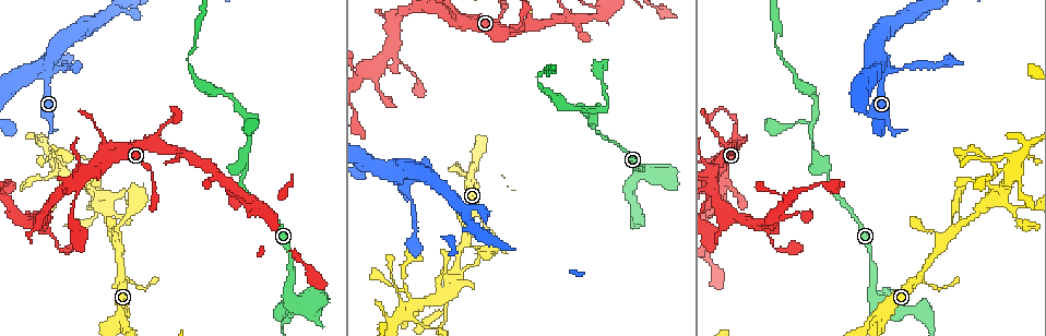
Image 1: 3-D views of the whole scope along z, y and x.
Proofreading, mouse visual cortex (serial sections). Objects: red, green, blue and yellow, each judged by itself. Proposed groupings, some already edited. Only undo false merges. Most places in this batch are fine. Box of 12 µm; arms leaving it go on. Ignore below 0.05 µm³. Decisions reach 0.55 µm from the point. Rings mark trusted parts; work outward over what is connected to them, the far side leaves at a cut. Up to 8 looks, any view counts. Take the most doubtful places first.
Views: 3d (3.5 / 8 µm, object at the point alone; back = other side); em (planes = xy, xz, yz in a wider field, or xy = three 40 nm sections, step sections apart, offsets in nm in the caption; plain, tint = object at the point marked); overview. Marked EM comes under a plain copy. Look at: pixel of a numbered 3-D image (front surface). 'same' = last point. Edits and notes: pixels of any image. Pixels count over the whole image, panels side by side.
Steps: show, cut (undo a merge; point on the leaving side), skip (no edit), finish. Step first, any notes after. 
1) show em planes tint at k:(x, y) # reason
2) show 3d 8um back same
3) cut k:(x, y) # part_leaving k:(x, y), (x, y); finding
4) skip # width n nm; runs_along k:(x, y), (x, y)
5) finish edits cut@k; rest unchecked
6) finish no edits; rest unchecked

show 3d 3.5um at 1:(241, 173)

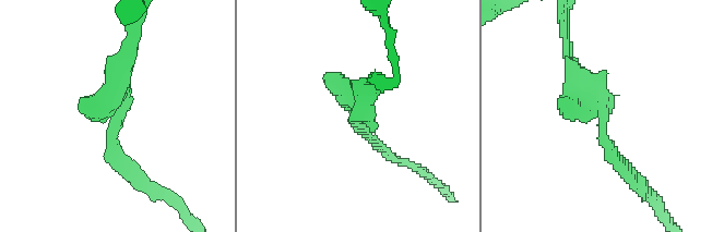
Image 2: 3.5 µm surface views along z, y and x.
show em xy step 3 tint at 2:(117, 111) # now the EM

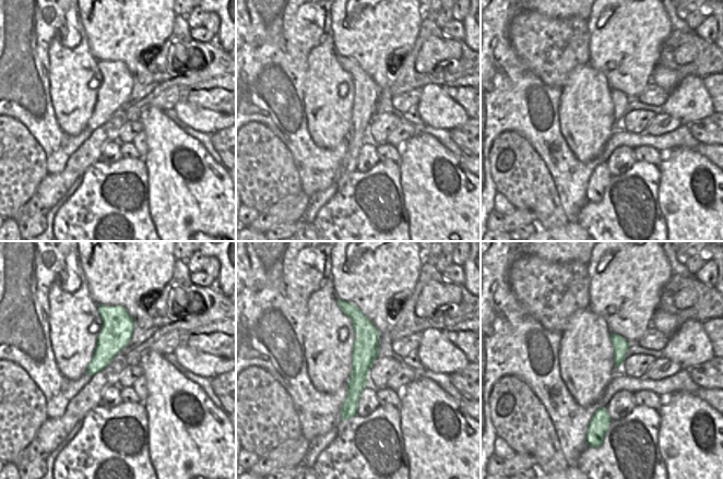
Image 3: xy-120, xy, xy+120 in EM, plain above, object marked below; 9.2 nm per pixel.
skip # runs_along 2:(630, 176), (566, 52); continuous, no second cell

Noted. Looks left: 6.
show 3d 3.5um back at 1:(117, 234) # two arms in line, one across

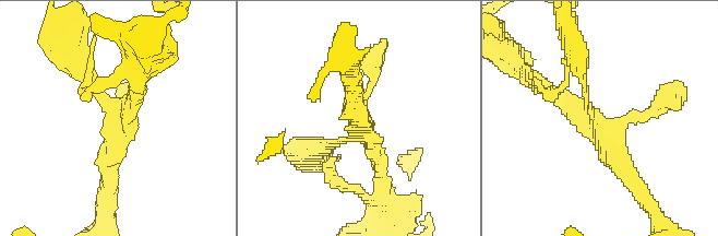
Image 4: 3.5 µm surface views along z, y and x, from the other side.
show em planes tint at 4:(121, 119)

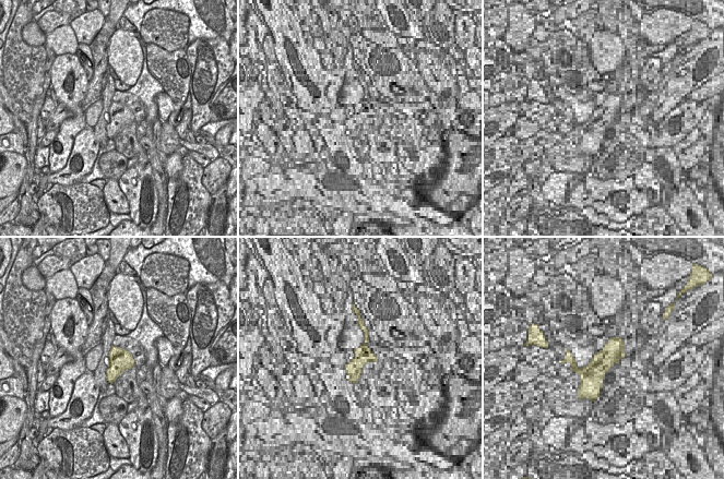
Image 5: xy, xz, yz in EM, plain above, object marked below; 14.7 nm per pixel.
skip # runs_along 4:(632, 181), (593, 120), (537, 84); continuous, no second cell

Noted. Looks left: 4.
show 3d 8um at 1:(447, 293)

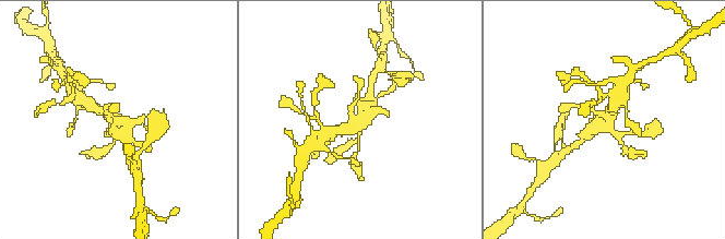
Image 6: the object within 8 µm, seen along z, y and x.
show em xy step 5 tint at 6:(362, 123) # arms 4; arm_widths 150, 150, 300, 350 nm; now the EM

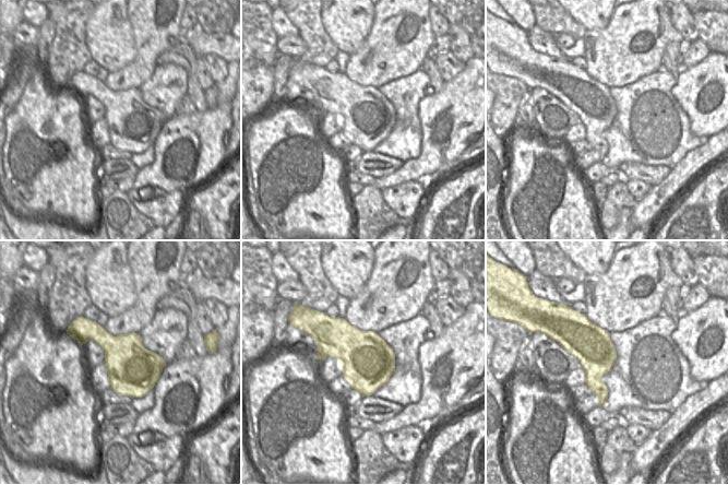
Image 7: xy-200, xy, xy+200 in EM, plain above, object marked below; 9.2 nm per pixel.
skip # one cell here

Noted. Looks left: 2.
finish no edits; rest unchecked

